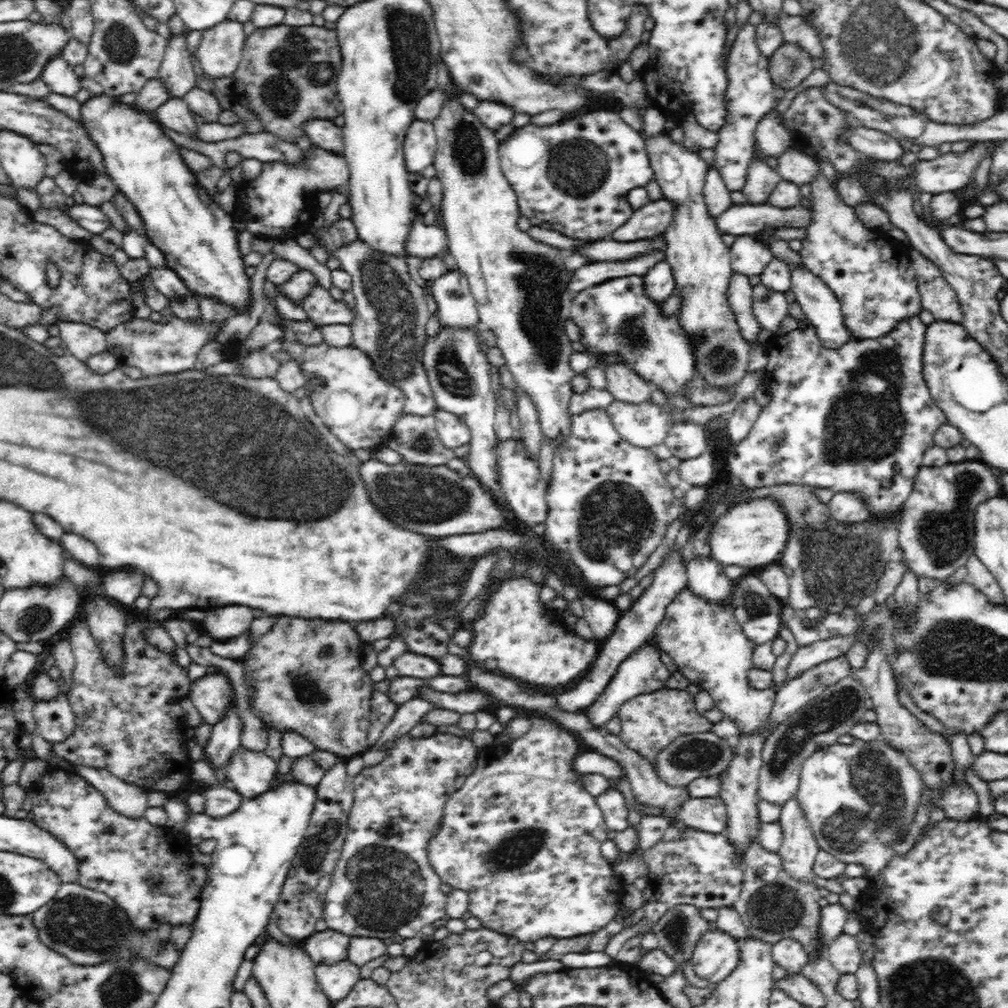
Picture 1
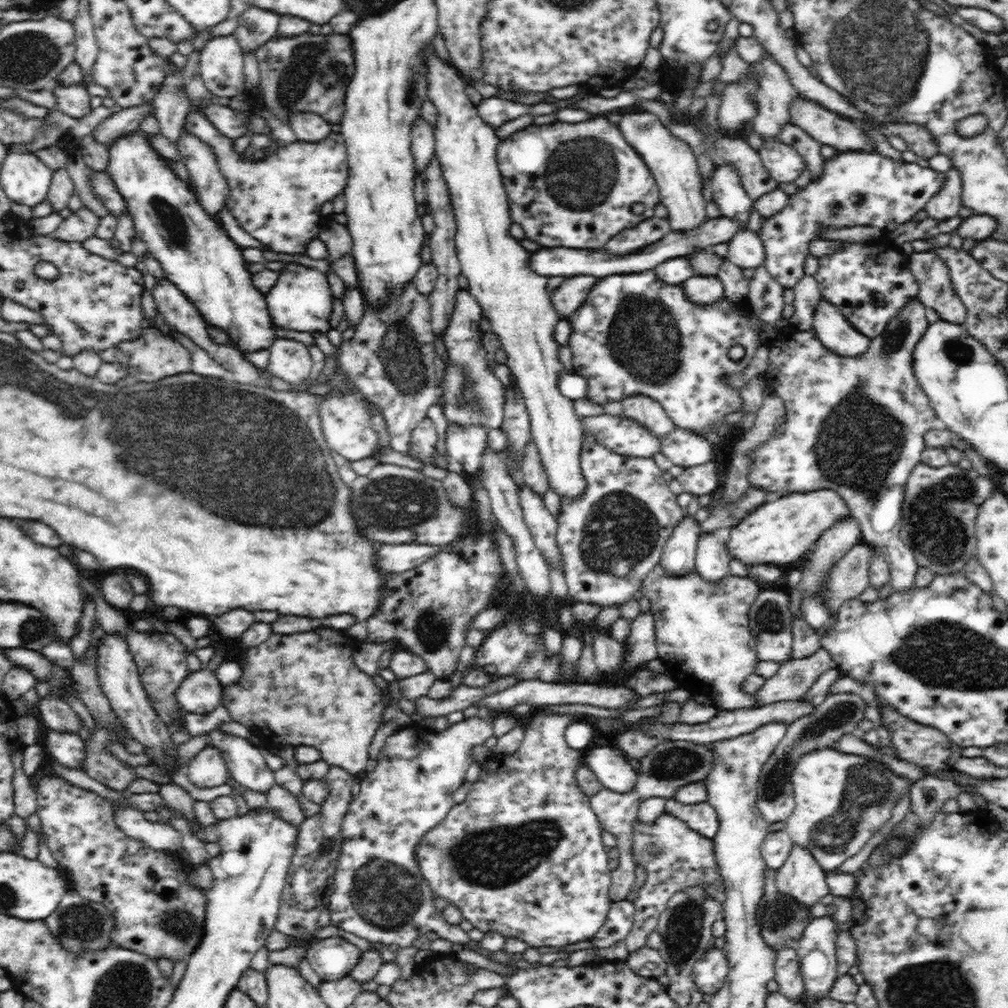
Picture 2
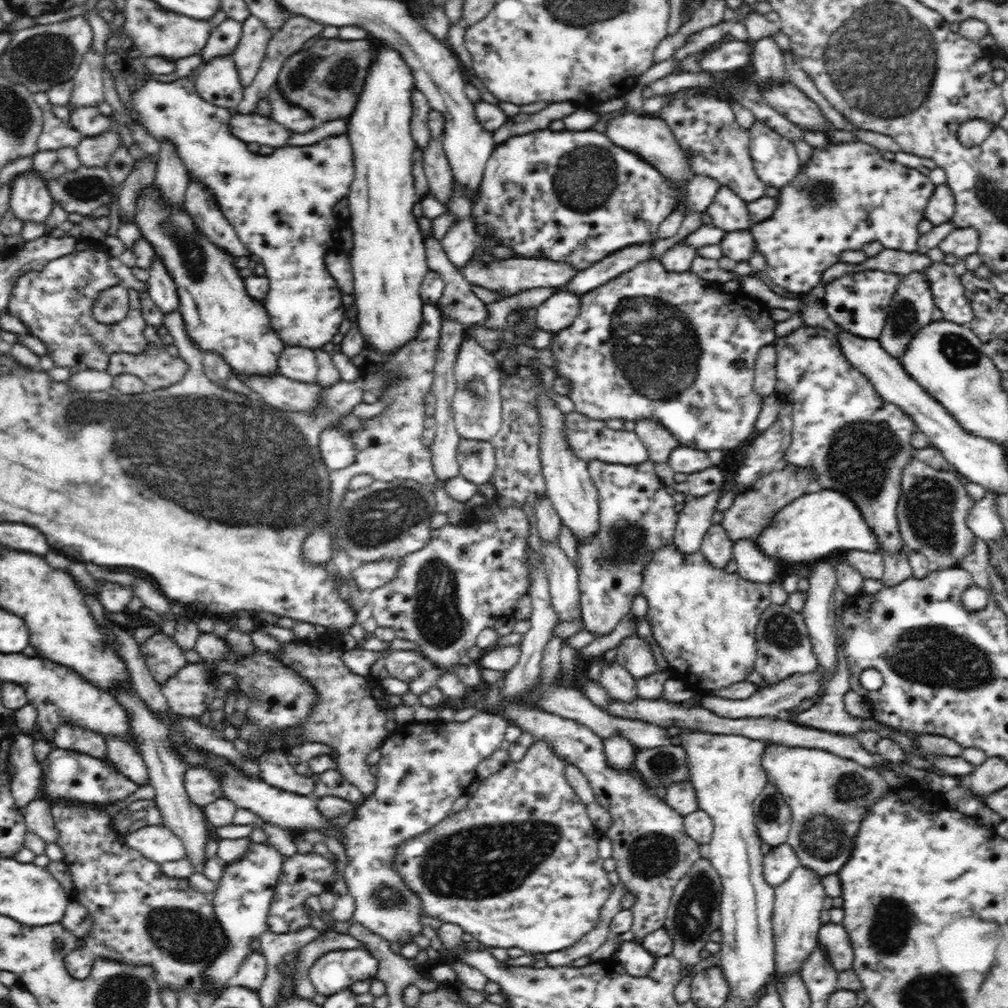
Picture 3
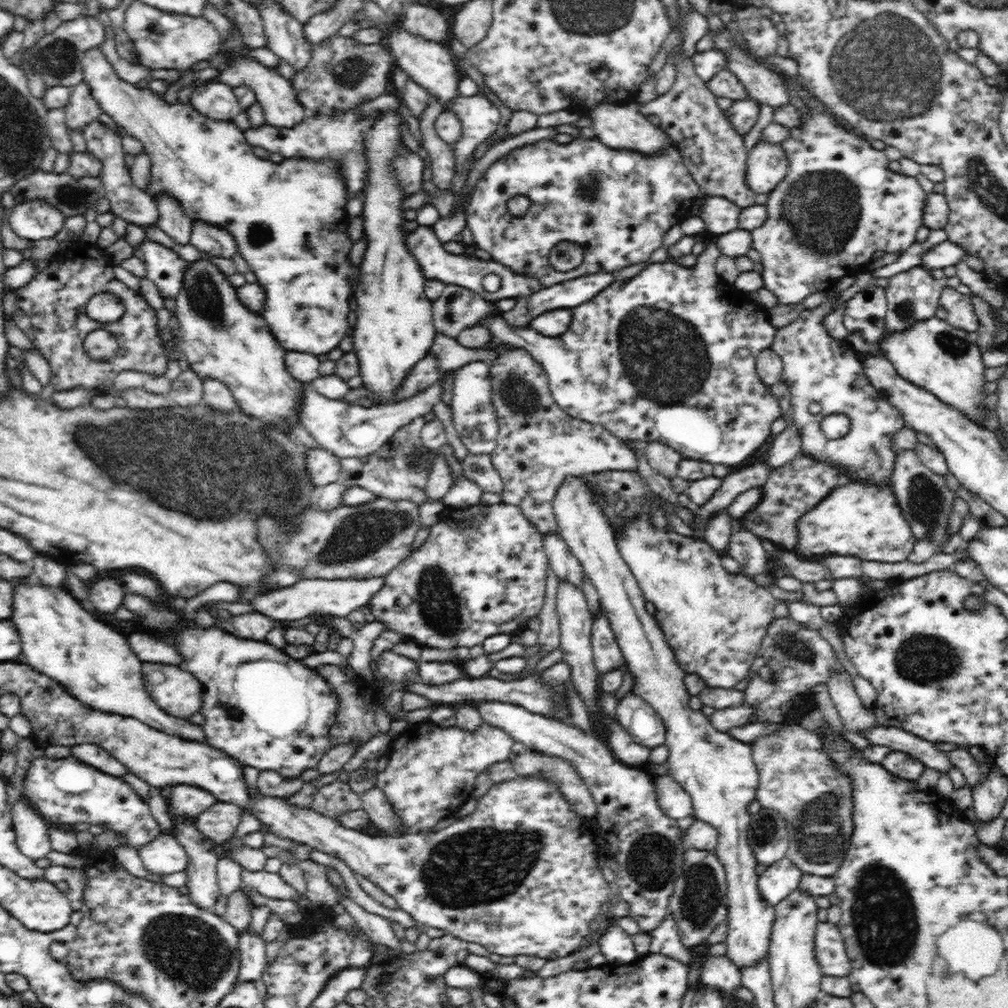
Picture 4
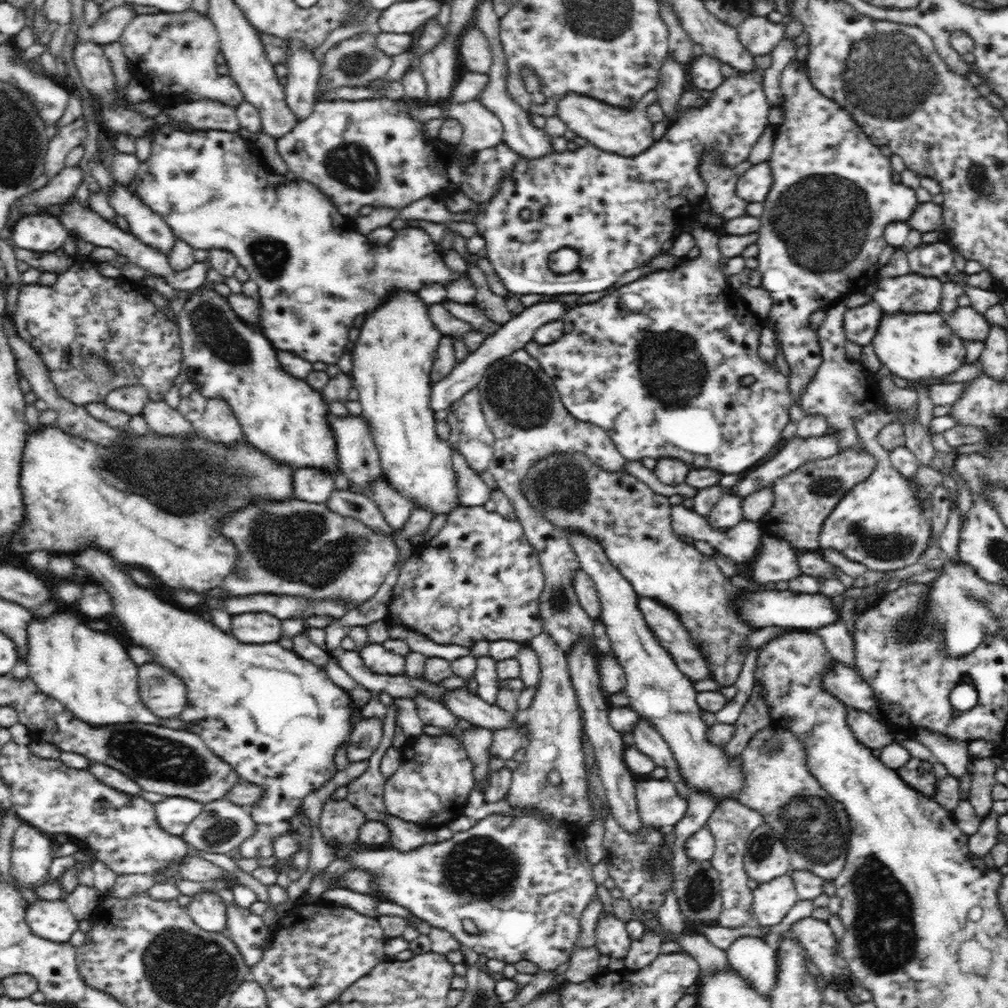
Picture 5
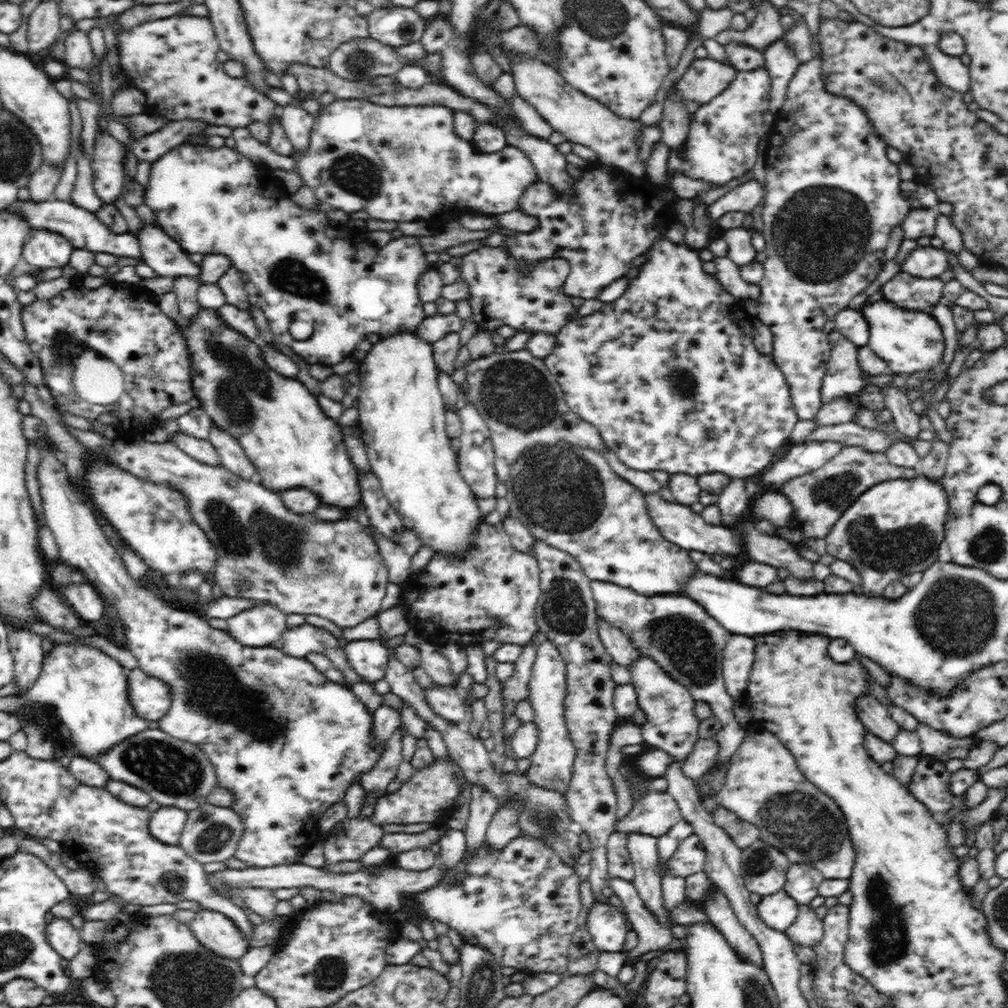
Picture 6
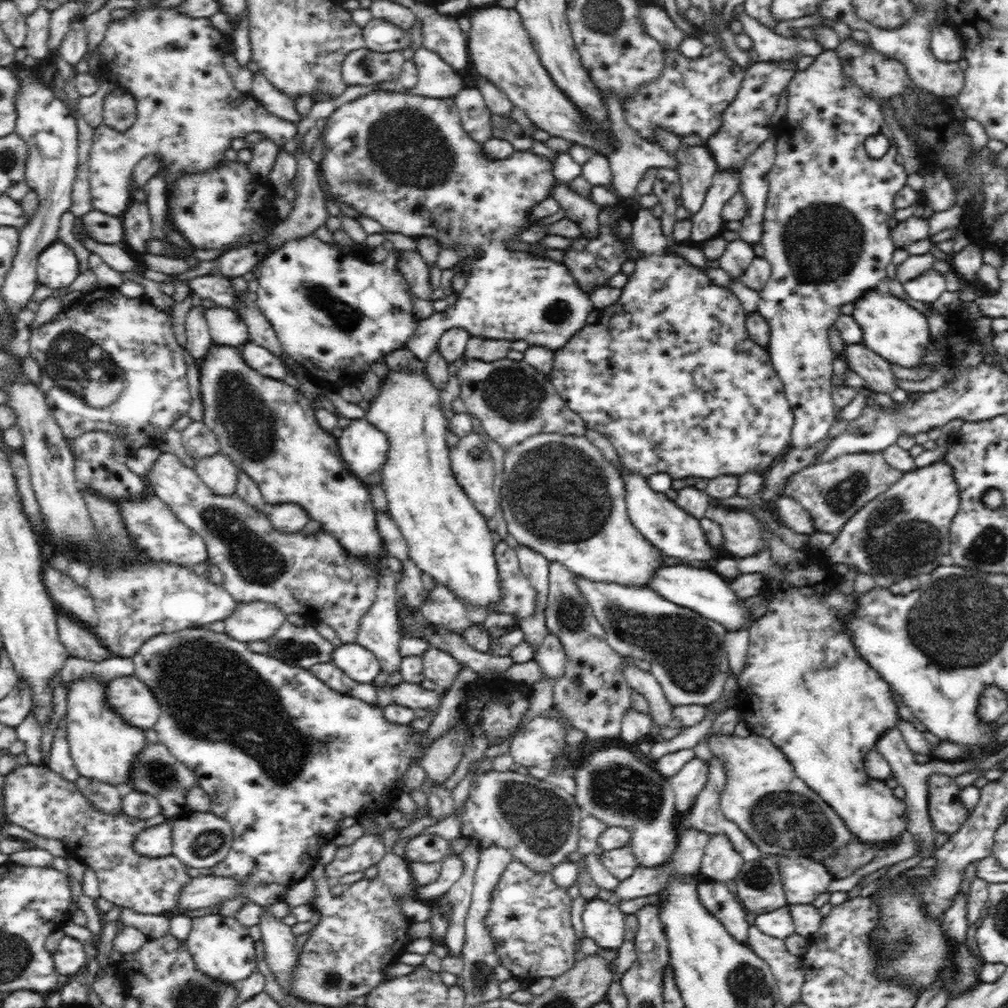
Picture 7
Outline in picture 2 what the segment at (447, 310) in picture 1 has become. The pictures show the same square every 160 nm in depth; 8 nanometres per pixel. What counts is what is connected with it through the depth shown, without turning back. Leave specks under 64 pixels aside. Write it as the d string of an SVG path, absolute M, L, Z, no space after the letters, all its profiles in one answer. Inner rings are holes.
M458 290L456 306L454 306L452 318L450 318L448 328L442 334L442 338L448 357L454 364L461 366L463 376L465 376L465 380L468 380L467 384L471 384L475 396L479 399L475 405L466 405L464 401L450 401L441 407L449 424L457 424L458 426L472 426L473 424L488 430L501 428L504 418L505 388L488 367L490 351L485 349L481 343L480 320L482 320L482 308L479 307L478 301L470 296L469 291Z

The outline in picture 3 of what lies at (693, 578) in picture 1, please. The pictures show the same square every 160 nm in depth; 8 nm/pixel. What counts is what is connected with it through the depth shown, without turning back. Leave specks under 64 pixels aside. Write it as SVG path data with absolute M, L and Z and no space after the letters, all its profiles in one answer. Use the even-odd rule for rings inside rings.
M712 525L704 535L700 553L708 560L708 563L724 570L728 562L733 559L734 543L723 530L722 525Z

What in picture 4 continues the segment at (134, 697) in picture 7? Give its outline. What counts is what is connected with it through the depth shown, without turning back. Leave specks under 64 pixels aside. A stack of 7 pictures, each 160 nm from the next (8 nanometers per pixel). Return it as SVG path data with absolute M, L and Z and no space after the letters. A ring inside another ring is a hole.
M142 663L150 698L170 716L188 720L201 709L203 686L188 669L178 665Z

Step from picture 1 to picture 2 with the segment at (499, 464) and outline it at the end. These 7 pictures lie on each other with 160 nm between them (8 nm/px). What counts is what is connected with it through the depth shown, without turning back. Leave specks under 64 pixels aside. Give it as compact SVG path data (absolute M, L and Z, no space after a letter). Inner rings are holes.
M528 485L519 489L518 495L524 522L528 525L536 546L547 562L563 571L558 546L555 546L557 520L546 509L543 498L538 497Z

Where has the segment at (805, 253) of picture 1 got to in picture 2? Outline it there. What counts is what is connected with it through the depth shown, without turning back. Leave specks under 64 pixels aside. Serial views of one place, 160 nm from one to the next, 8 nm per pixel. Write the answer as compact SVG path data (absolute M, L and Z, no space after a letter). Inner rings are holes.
M792 123L782 126L778 140L793 146L805 160L805 166L811 172L811 178L817 179L825 166L825 158L820 153L820 146L807 132ZM846 242L844 250L836 250L834 254L820 258L820 270L816 274L821 297L844 310L850 324L871 339L881 335L897 312L913 302L919 292L916 277L908 268L907 252L894 252L894 258L888 258L888 262L884 262L880 258L884 250L886 246L879 243L868 246Z

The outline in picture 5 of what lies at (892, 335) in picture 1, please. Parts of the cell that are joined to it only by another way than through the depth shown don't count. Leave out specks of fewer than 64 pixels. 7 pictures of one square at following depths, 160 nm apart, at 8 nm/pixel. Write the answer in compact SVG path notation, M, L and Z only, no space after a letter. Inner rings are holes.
M912 272L890 278L879 277L873 299L888 315L936 313L941 303L942 286L938 277ZM836 300L834 305L826 309L826 322L816 334L818 346L822 346L822 357L818 370L802 390L799 405L804 415L822 415L829 426L841 430L842 438L837 444L840 451L846 452L850 448L856 448L858 444L862 446L862 438L857 434L856 418L868 411L884 410L886 405L874 371L868 372L858 363L854 363L854 356L846 352L847 334L843 327L843 318L847 308L844 308L844 304L837 304Z

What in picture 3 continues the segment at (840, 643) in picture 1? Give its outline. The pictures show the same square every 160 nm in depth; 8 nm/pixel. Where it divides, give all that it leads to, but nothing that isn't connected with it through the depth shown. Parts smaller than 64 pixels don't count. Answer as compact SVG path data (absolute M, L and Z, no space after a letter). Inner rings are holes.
M814 670L814 672L806 672L806 674L792 674L792 676L788 676L788 678L780 680L780 682L776 682L776 684L758 688L752 696L745 699L732 700L713 695L706 696L706 694L703 694L699 700L699 706L710 710L710 712L713 712L713 714L721 718L733 720L756 719L759 717L779 718L784 712L802 704L804 700L816 696L820 690L821 680L816 670Z

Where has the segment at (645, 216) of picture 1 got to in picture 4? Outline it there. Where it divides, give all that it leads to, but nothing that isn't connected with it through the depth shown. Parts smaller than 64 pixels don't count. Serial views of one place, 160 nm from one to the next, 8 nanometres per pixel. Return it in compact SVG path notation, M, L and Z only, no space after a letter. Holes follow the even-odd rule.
M596 272L596 274L566 280L560 284L552 284L534 292L532 296L527 296L526 301L529 318L536 318L548 310L573 309L588 302L614 282L614 275L616 272Z

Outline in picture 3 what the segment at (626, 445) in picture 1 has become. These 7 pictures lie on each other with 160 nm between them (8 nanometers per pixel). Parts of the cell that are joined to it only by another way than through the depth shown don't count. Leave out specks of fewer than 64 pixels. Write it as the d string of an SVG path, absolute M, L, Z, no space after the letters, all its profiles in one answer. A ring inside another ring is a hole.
M591 460L587 470L598 491L599 525L598 536L590 544L582 544L578 548L582 564L579 603L584 628L592 632L594 638L600 638L610 634L618 626L618 622L630 612L632 601L640 593L645 579L645 568L652 559L653 552L673 542L679 513L675 508L677 503L672 500L672 494L668 494L662 486L663 483L656 476L655 464L650 460L638 465L607 464L600 460Z

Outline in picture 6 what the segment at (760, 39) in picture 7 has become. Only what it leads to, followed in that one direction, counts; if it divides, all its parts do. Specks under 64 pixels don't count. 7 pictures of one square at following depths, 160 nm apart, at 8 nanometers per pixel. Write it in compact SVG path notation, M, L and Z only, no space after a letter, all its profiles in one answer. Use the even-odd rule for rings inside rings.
M778 40L767 46L763 51L764 67L771 78L769 91L769 111L775 115L782 109L786 101L787 86L794 76L798 64L801 64L792 47L785 41Z

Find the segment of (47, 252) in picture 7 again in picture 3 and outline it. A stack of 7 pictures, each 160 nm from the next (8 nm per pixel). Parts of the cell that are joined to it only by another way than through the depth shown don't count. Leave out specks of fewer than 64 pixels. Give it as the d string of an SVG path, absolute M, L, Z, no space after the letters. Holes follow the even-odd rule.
M33 169L16 174L10 182L10 209L22 222L46 223L52 212L53 198L48 180Z

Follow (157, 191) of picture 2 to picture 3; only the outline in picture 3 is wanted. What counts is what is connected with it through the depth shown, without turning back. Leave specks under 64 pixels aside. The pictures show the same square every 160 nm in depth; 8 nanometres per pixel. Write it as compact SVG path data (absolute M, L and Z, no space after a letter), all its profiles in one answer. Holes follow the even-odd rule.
M148 200L136 206L134 222L174 279L186 332L201 352L219 354L235 375L279 374L278 356L285 344L271 327L263 301L250 296L244 288L244 277L240 278L234 268L232 255L208 241L184 210L164 208Z

